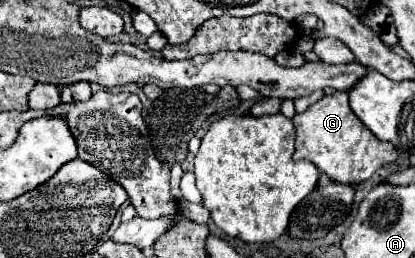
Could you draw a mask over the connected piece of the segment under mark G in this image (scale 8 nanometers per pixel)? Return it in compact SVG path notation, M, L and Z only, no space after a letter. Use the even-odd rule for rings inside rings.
M335 91L331 95L323 95L321 101L307 107L307 111L297 113L293 117L297 127L295 139L295 153L293 159L307 159L319 171L329 175L329 179L345 185L357 185L367 181L377 169L387 163L395 163L399 153L391 143L377 139L351 111L349 95Z

